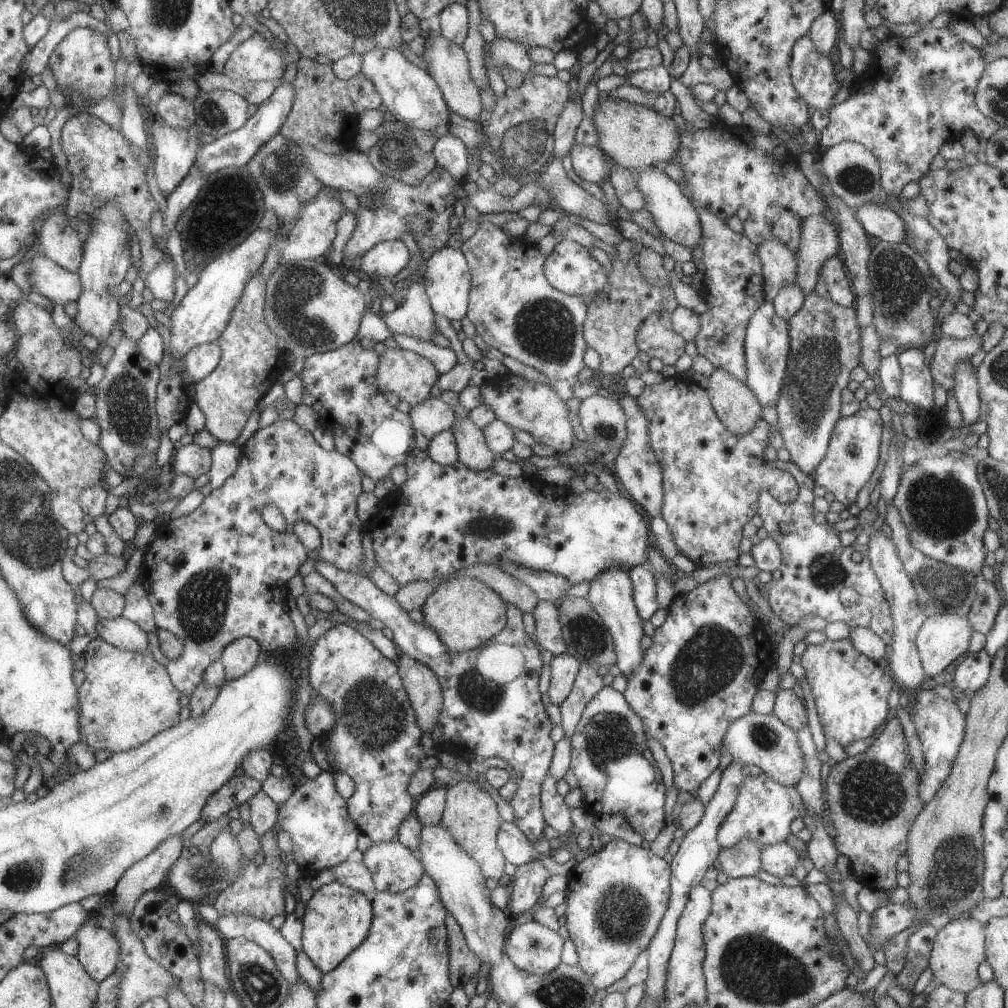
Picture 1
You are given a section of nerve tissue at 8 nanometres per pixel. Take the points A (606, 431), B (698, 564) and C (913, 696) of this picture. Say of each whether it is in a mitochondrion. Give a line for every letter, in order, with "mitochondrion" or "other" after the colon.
A: mitochondrion
B: other
C: other

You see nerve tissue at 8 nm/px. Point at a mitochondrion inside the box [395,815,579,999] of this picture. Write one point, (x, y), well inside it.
(536, 945)

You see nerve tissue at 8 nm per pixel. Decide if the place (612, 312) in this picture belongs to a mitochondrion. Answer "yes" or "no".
yes

